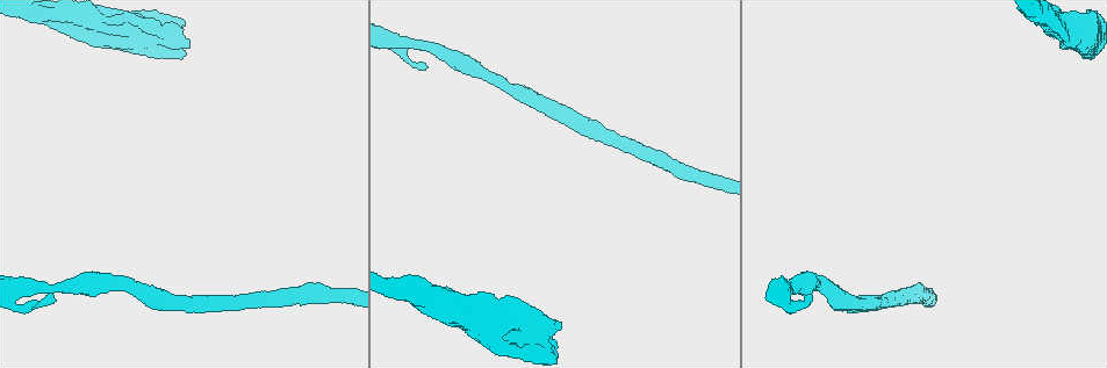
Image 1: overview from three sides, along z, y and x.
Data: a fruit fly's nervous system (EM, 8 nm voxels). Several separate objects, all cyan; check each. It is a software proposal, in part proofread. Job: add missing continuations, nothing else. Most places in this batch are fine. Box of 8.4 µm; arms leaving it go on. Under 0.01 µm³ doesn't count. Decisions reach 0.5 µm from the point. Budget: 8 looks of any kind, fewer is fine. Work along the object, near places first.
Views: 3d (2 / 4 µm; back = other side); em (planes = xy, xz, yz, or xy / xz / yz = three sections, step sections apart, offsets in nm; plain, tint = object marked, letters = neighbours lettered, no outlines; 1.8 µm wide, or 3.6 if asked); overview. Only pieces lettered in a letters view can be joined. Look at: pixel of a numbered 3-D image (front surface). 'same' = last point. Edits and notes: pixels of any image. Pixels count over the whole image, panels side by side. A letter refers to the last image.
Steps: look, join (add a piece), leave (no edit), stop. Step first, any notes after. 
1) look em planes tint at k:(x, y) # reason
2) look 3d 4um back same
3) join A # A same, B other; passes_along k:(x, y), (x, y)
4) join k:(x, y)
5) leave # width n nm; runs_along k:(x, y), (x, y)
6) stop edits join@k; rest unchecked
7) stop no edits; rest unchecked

look 3d 4um at 1:(430, 312) # free end

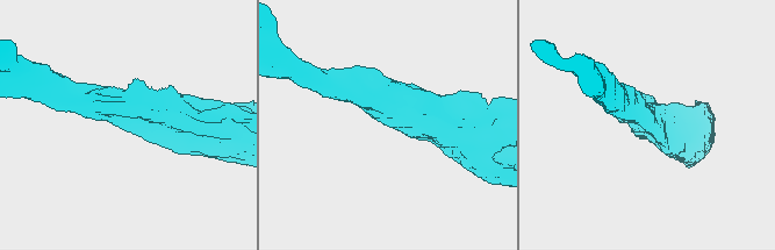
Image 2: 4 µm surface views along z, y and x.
look em 3.6um xy step 8 letters at 2:(134, 132) # need the tissue

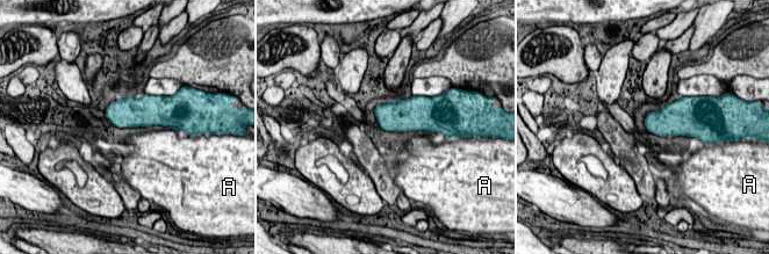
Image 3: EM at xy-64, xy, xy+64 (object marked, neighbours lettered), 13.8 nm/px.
look em 3.6um planes letters same

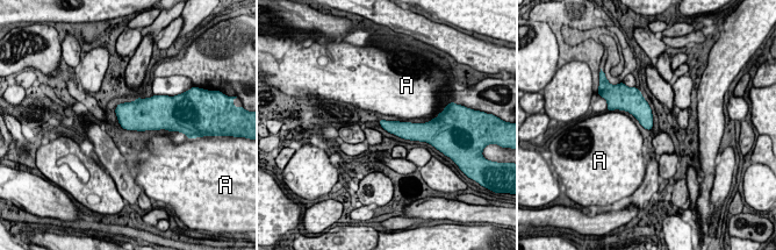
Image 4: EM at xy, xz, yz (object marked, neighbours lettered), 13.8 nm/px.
leave # A other; border 4:(610, 109), (613, 111); no lettered piece goes on from it

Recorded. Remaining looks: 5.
look 3d 4um back at 1:(532, 334)

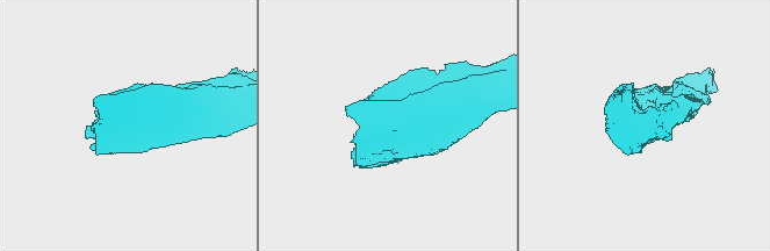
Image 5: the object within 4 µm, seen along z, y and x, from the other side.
look em 3.6um planes plain at 5:(386, 124) # shape alone is not enough

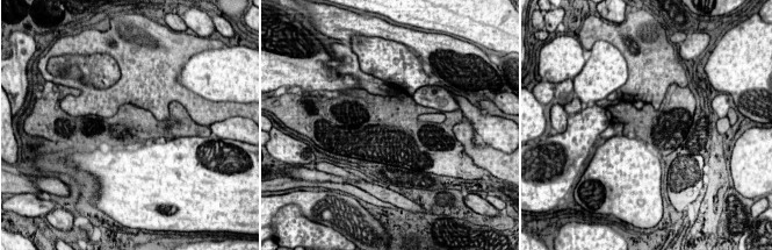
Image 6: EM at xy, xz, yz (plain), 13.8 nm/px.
look em 3.6um planes letters same

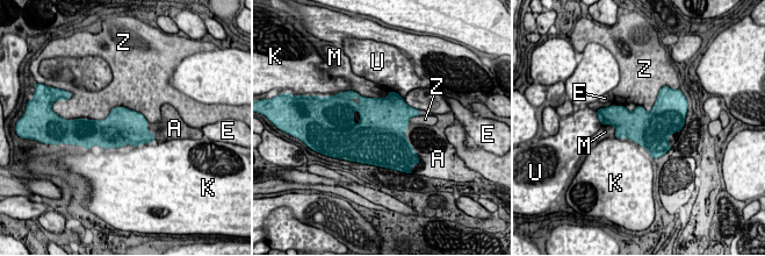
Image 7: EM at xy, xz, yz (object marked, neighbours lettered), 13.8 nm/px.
join A # A same, E other, K other, M other, U other, Z other; passes_along 7:(387, 141), (404, 136), (421, 136); it goes on there

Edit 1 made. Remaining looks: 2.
look em yz step 16 letters at 1:(812, 300) # tapers out

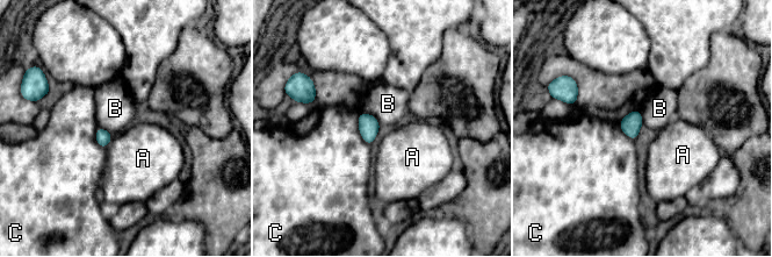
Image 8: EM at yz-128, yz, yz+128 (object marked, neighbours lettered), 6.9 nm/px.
look em planes letters same

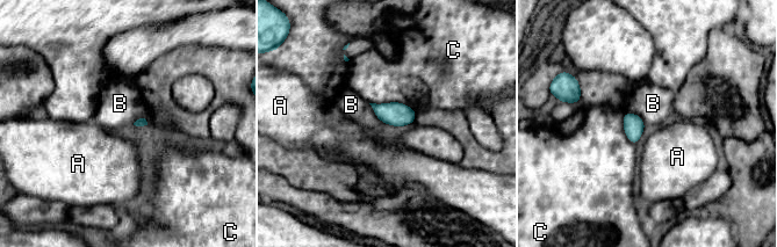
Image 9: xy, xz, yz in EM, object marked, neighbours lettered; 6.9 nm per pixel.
leave # A other, B other, C other; border 9:(625, 111), (637, 114), (646, 124); no lettered piece goes on from it

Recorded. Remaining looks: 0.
stop edits join@7; rest unchecked

